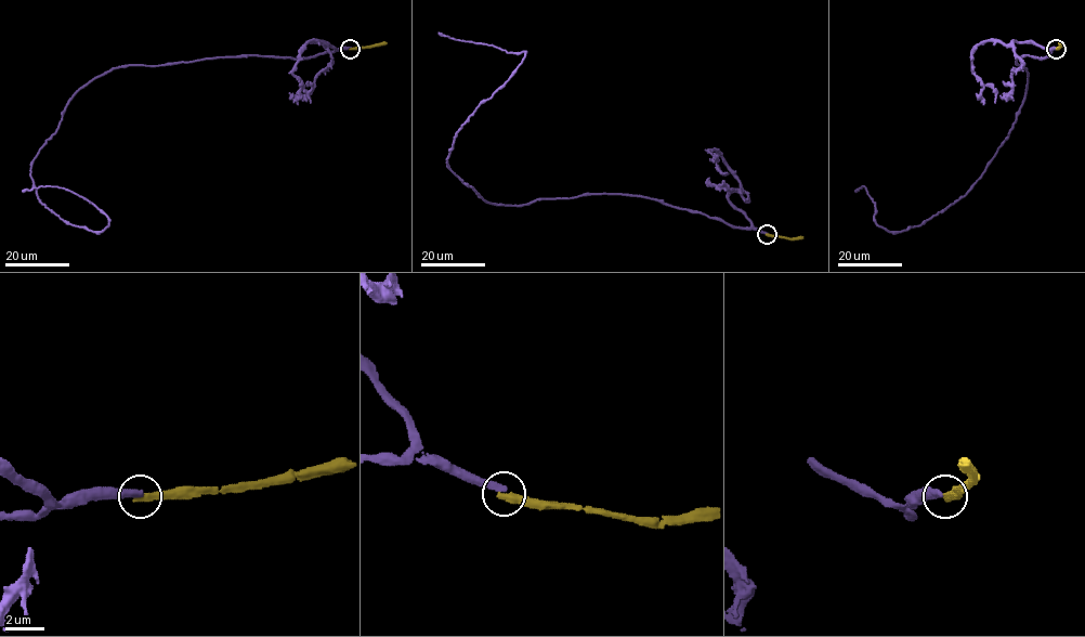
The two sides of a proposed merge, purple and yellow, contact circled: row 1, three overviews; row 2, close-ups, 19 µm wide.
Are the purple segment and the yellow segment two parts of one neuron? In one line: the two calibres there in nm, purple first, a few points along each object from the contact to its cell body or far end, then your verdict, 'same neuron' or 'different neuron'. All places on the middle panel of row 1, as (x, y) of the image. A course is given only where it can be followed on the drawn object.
360 nm thick on the purple side, 400 nm on the other; purple runs (767, 234), (617, 193), (525, 205), (486, 203), (447, 159), (461, 126), (509, 78), (524, 52), (439, 33); yellow runs (767, 234), (802, 236); different neuron

